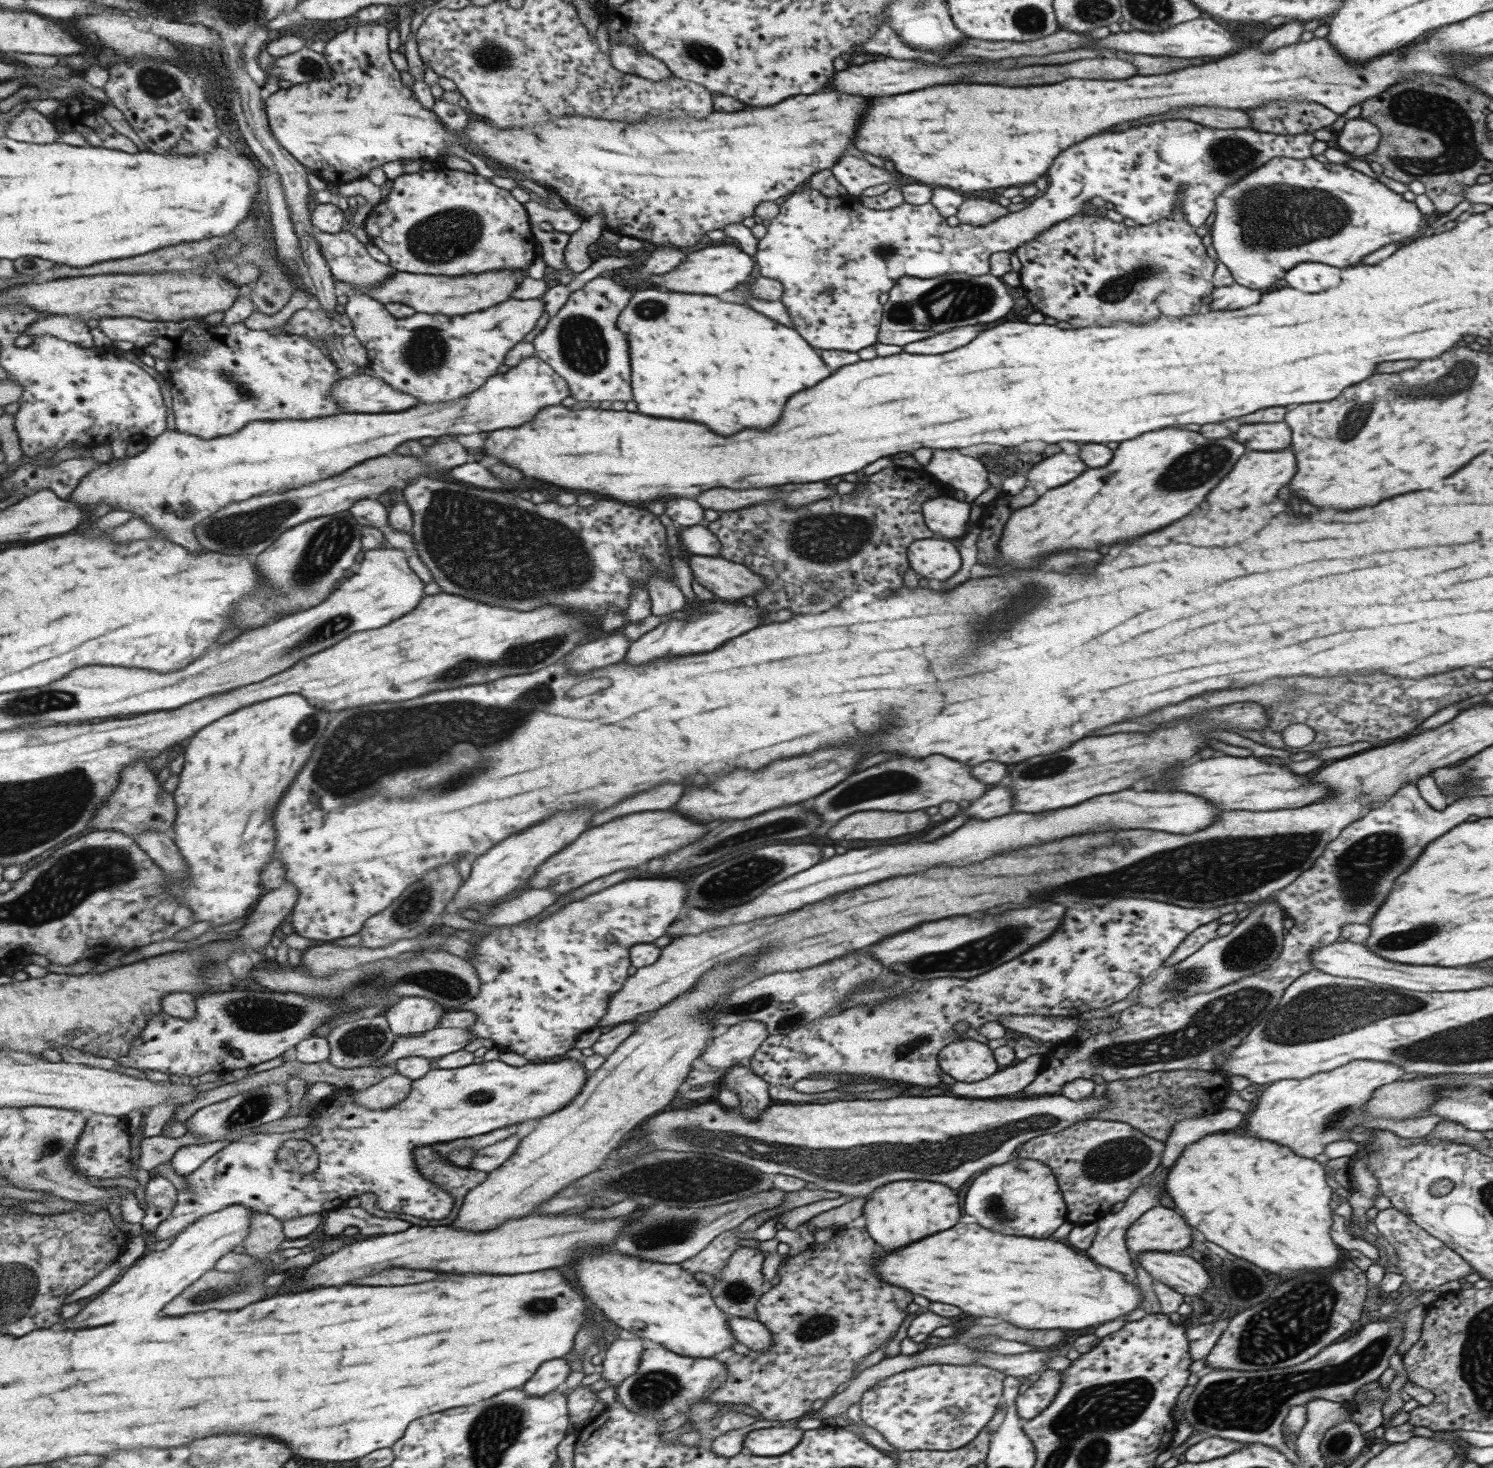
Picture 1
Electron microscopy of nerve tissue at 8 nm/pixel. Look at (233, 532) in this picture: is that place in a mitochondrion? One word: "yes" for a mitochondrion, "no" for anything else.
yes

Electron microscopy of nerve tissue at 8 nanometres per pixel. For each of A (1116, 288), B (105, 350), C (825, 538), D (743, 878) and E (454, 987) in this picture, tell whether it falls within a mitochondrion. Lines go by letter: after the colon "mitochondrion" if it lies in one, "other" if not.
A: mitochondrion
B: other
C: mitochondrion
D: mitochondrion
E: mitochondrion

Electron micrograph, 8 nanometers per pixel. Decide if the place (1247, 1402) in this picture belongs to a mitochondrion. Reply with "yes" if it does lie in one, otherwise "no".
yes

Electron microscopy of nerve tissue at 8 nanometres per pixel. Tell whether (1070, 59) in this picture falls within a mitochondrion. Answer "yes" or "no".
no

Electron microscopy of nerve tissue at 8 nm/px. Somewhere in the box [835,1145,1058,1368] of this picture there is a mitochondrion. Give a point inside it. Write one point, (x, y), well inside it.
(993, 1206)

